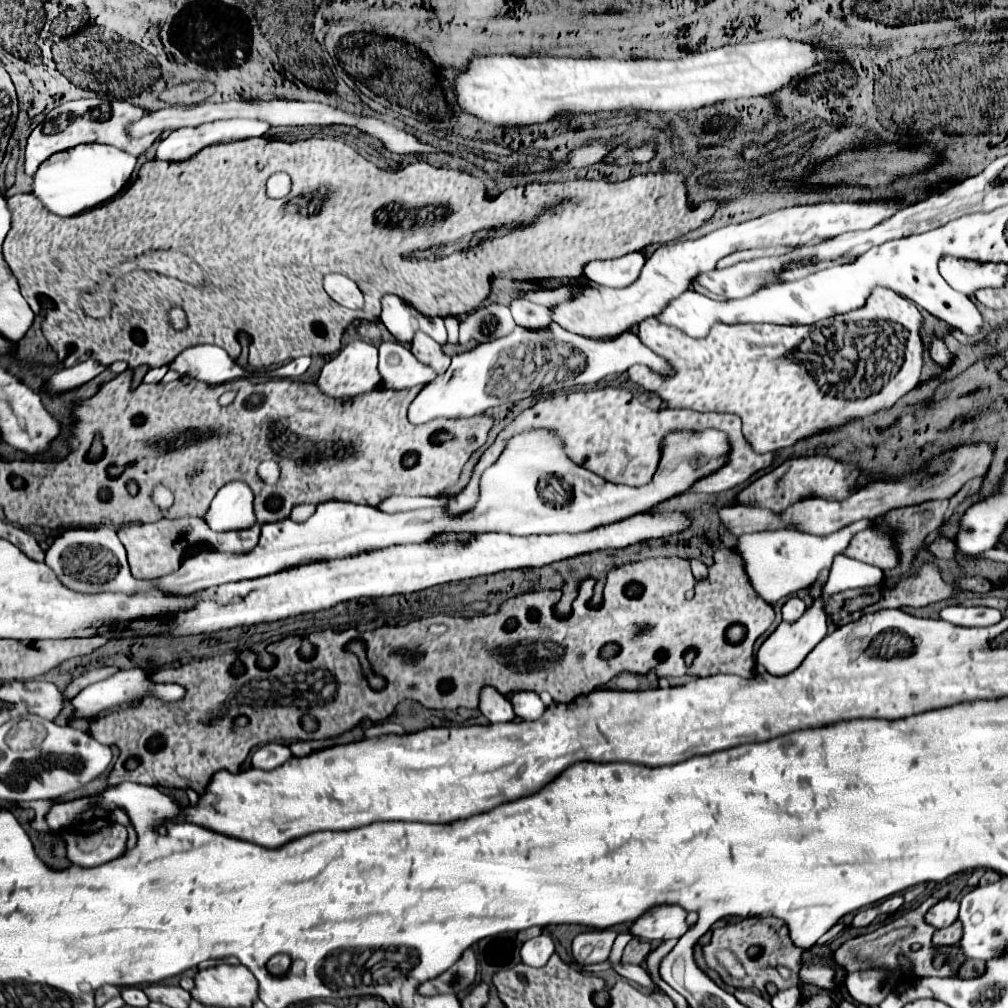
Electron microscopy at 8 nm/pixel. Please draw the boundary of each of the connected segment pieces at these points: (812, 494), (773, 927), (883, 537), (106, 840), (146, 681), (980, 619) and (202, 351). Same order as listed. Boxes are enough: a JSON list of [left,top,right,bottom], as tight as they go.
[[738,456,858,512],[704,916,802,994],[844,526,898,570],[64,824,128,868],[74,668,184,718],[940,606,1002,626],[170,346,246,384]]

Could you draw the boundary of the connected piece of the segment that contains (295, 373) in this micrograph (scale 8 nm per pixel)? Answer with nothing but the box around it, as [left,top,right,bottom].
[286,356,312,378]

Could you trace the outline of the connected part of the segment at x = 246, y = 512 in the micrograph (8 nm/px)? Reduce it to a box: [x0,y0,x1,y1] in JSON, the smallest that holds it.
[202,482,258,532]

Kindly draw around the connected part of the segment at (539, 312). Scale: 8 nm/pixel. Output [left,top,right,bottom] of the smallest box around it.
[510,300,552,330]

